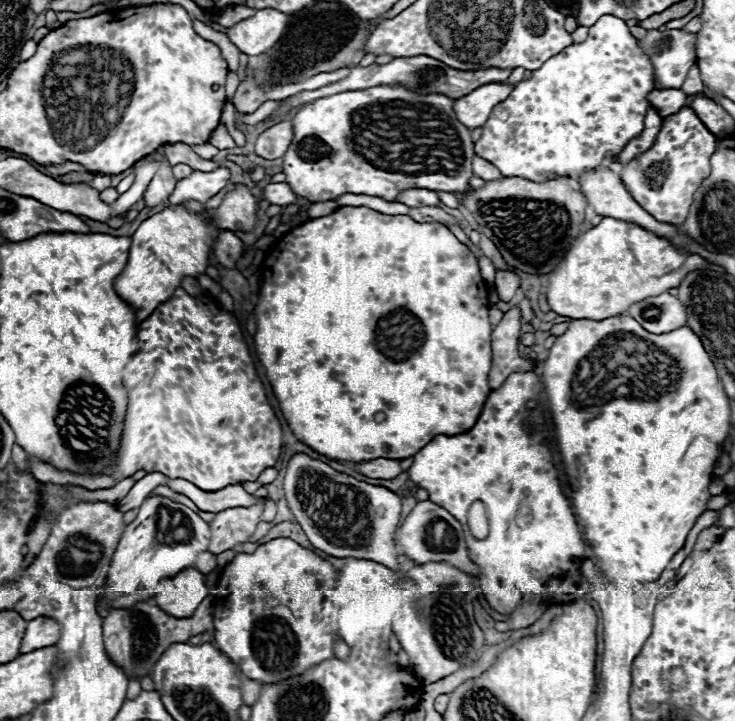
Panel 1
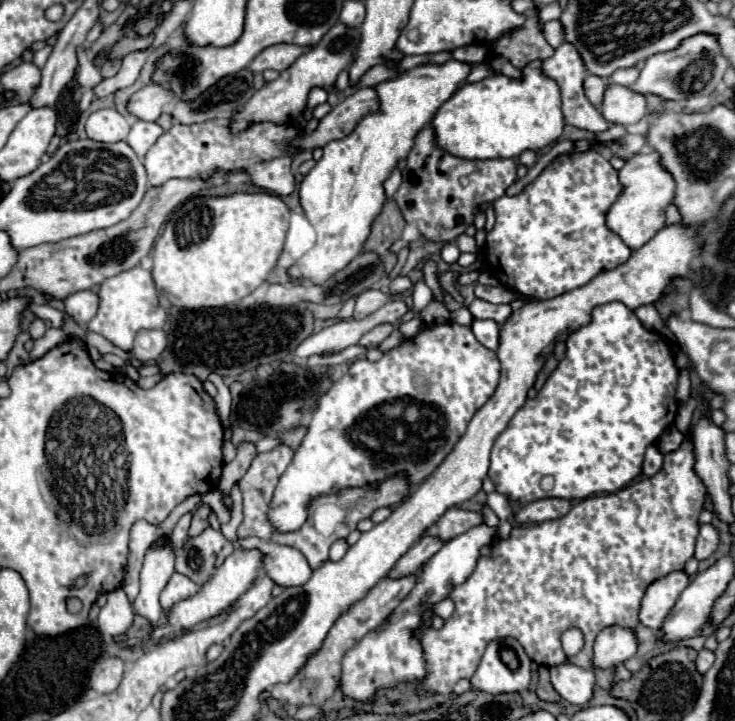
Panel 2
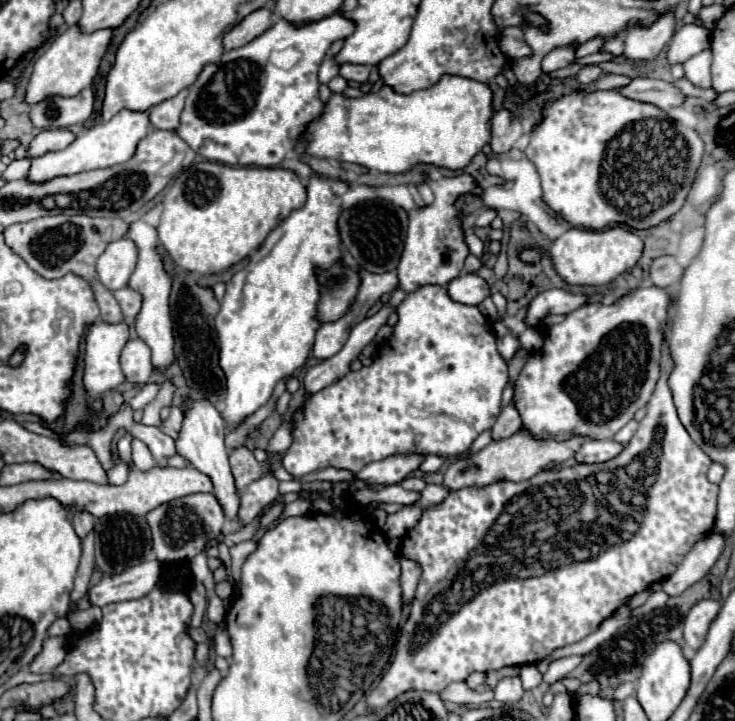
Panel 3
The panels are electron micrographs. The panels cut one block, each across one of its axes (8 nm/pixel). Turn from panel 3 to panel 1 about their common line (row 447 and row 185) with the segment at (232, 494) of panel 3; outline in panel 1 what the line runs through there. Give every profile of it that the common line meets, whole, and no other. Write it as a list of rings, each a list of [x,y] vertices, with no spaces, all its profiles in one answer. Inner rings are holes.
[[[216,168],[212,172],[198,172],[194,170],[188,178],[180,180],[170,196],[170,204],[182,204],[186,200],[196,202],[208,202],[212,196],[216,196],[230,180],[228,168]]]

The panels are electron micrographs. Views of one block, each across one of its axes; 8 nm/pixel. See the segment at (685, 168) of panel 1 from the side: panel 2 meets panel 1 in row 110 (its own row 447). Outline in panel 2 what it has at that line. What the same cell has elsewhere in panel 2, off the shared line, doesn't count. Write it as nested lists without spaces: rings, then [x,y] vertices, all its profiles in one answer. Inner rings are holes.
[[[684,436],[678,450],[664,454],[662,470],[656,476],[632,482],[614,494],[590,496],[578,502],[562,518],[532,526],[514,526],[510,538],[492,544],[490,556],[480,556],[468,580],[458,588],[452,588],[448,598],[456,608],[444,626],[420,626],[414,630],[414,638],[420,642],[426,660],[426,676],[416,684],[434,694],[450,694],[460,678],[472,678],[486,644],[496,638],[516,638],[536,664],[554,666],[568,662],[592,670],[592,646],[596,634],[614,624],[622,628],[636,628],[640,622],[638,610],[646,588],[670,572],[684,570],[686,560],[694,556],[694,542],[700,530],[698,516],[704,508],[704,498],[706,486],[694,472],[692,438]],[[572,626],[584,632],[586,644],[576,656],[566,656],[560,636]]]

